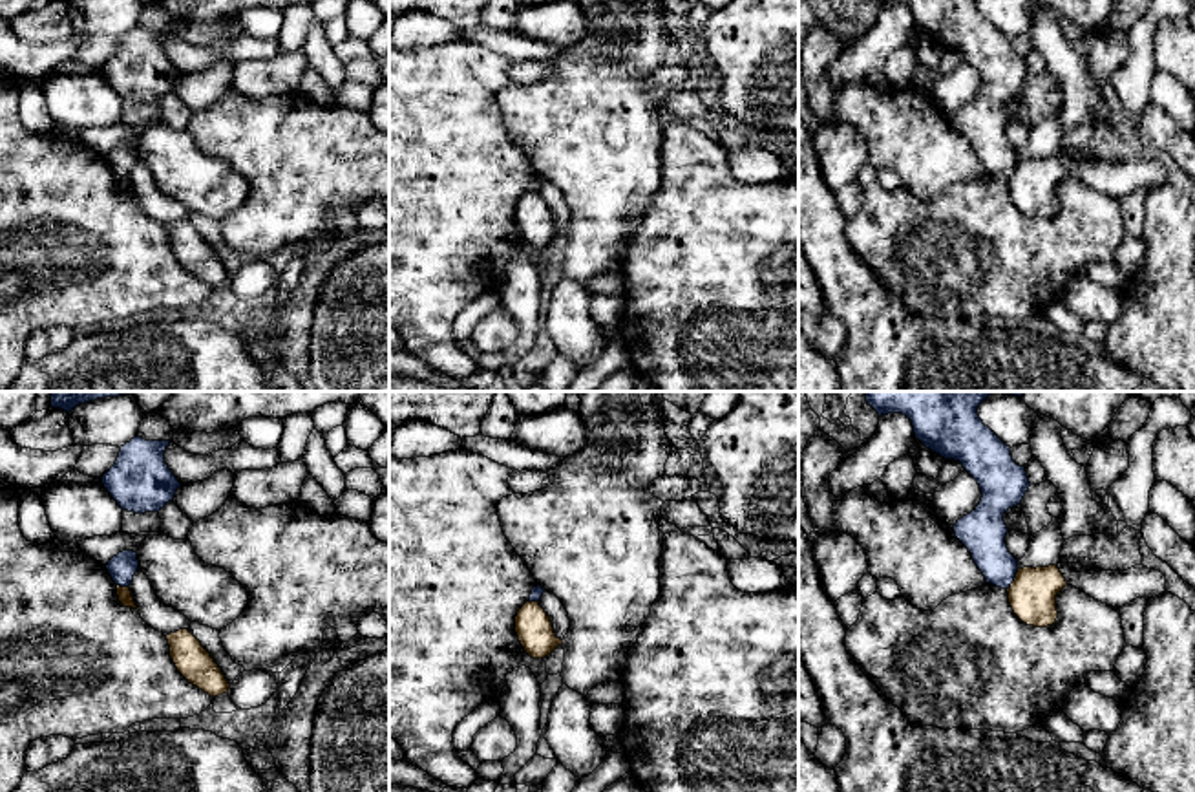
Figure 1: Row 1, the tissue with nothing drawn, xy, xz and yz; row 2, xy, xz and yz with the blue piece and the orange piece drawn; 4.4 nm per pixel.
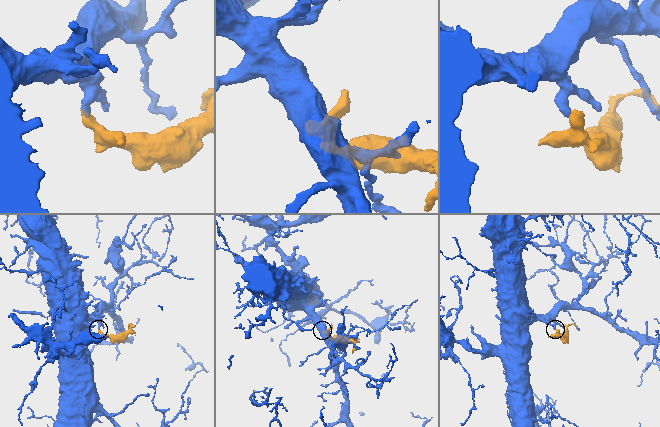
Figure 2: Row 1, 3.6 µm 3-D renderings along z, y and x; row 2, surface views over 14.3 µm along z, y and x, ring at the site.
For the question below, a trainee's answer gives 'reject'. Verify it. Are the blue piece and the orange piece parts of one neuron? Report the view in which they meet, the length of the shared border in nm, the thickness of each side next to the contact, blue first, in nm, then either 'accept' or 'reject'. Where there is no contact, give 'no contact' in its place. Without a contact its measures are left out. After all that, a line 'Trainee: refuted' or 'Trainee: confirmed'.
contact in yz; length 110 nm; calibres 190 and 200 nm; reject
Trainee: confirmed

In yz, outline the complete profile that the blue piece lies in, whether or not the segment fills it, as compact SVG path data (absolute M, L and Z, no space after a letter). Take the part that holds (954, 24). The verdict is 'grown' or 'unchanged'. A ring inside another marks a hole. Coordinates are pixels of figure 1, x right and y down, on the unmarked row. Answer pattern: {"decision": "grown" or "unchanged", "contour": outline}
{"decision": "unchanged", "contour": "M875 0L881 5L903 4L912 11L915 29L945 49L954 49L978 71L979 95L954 115L956 128L968 139L987 174L1009 179L1018 163L1018 150L1009 143L1003 104L1020 95L1031 73L1025 57L1012 51L1007 37L978 5L978 0Z"}

